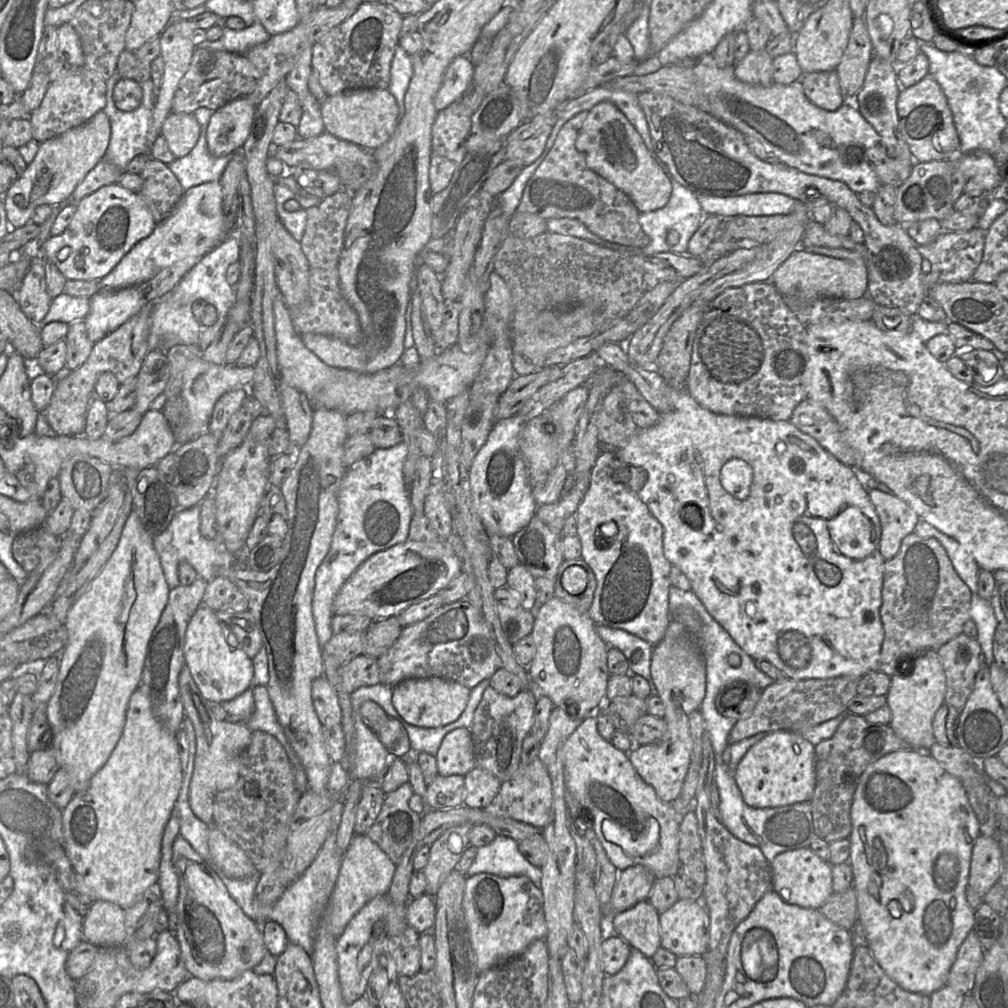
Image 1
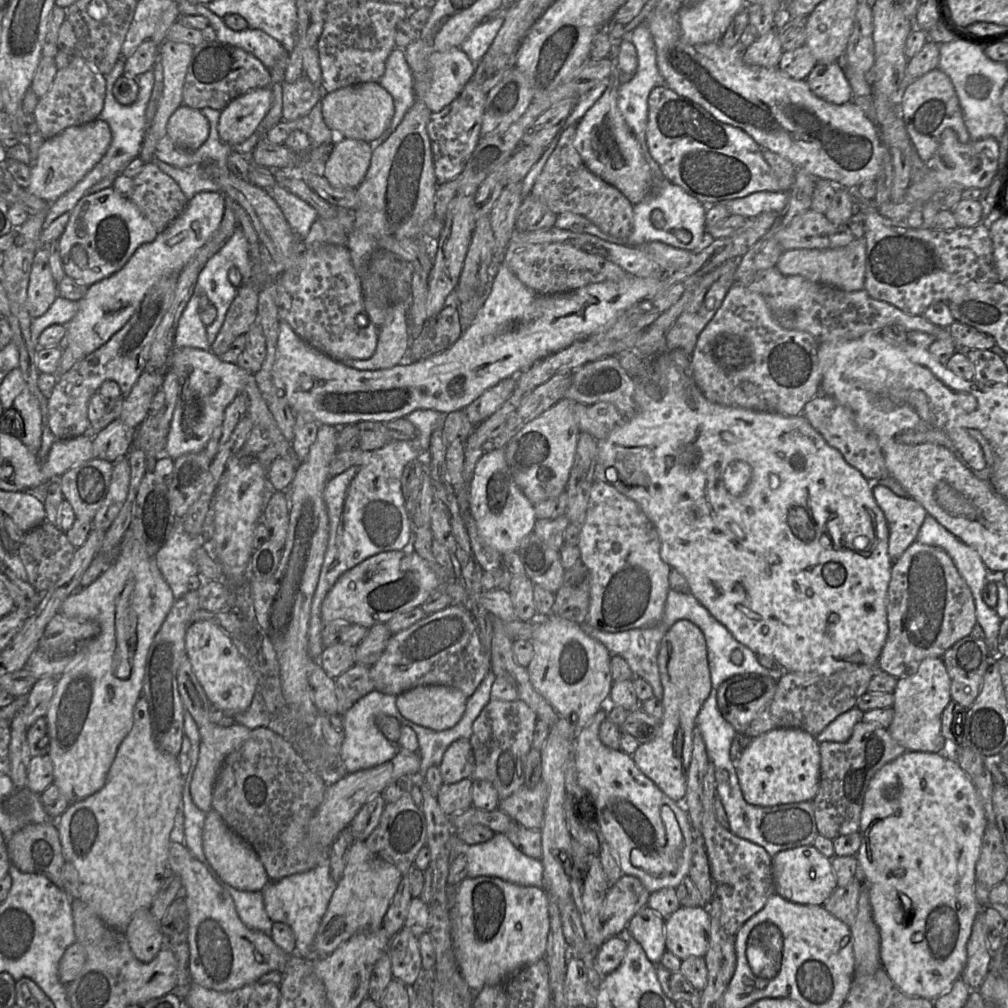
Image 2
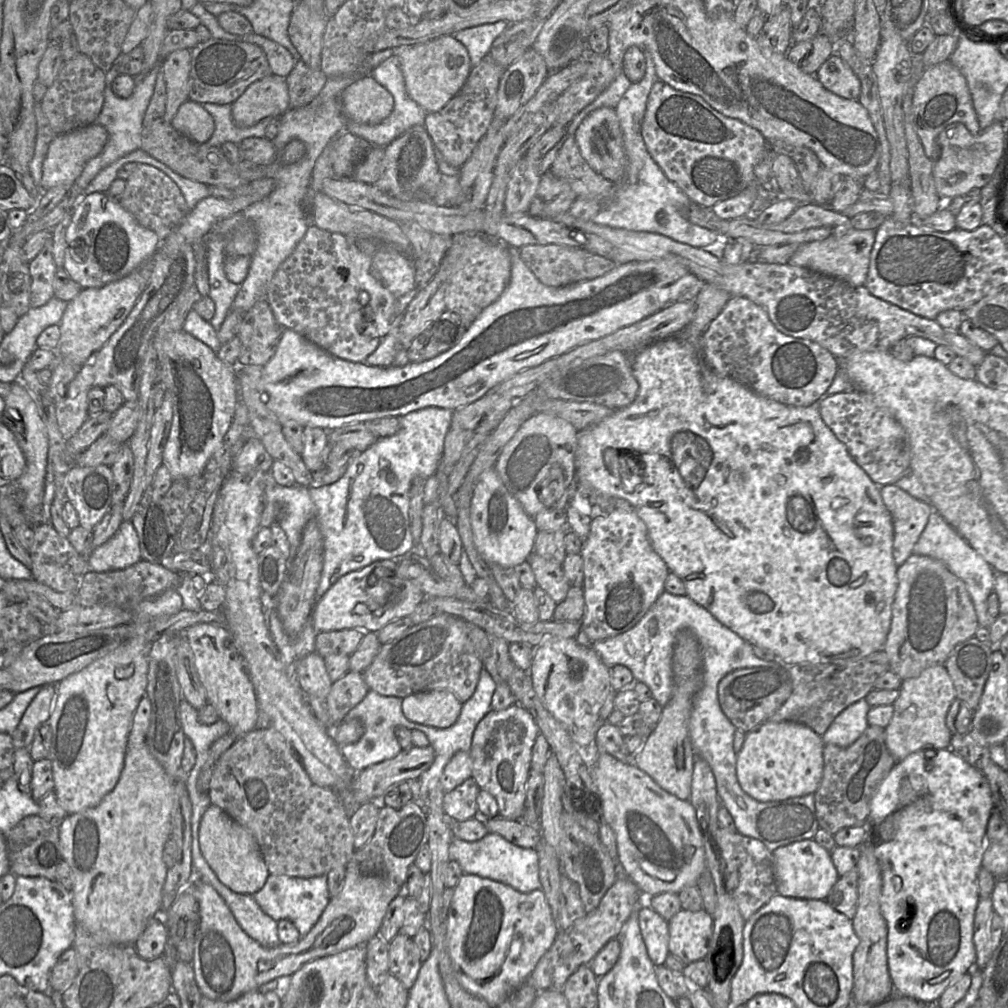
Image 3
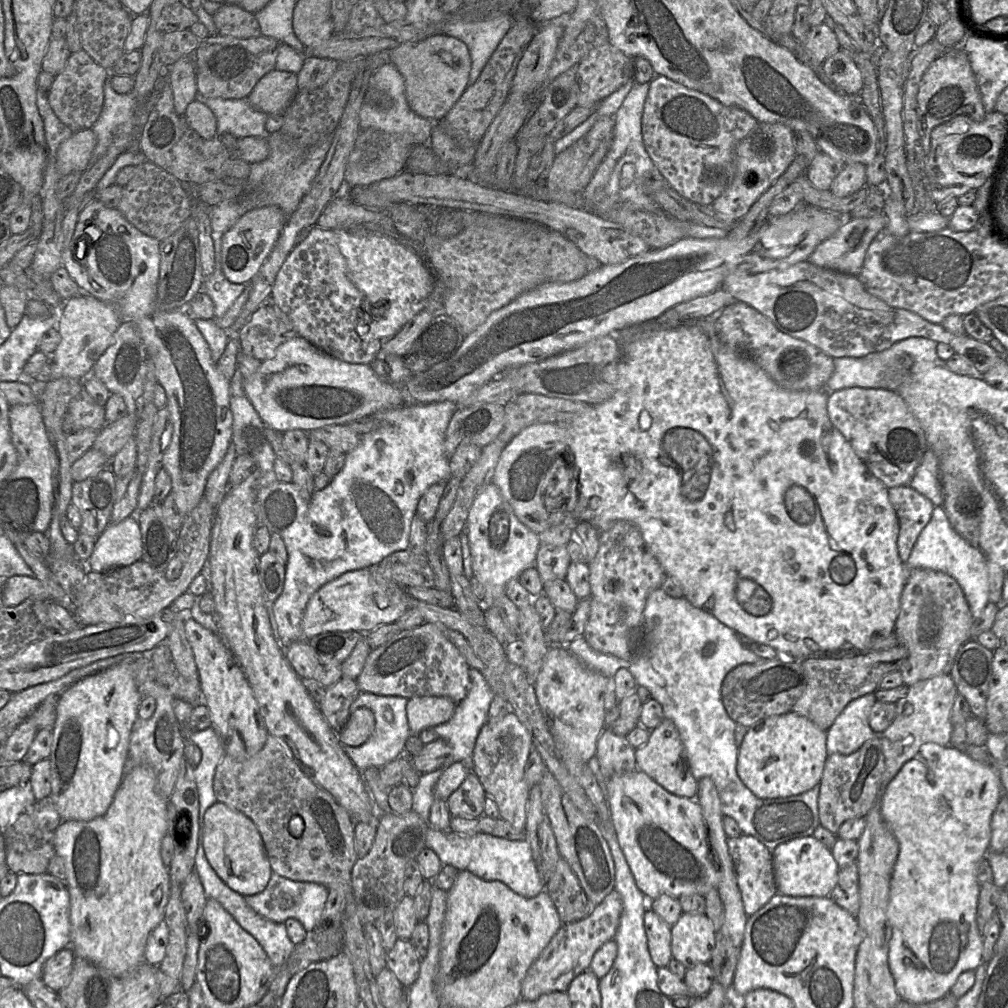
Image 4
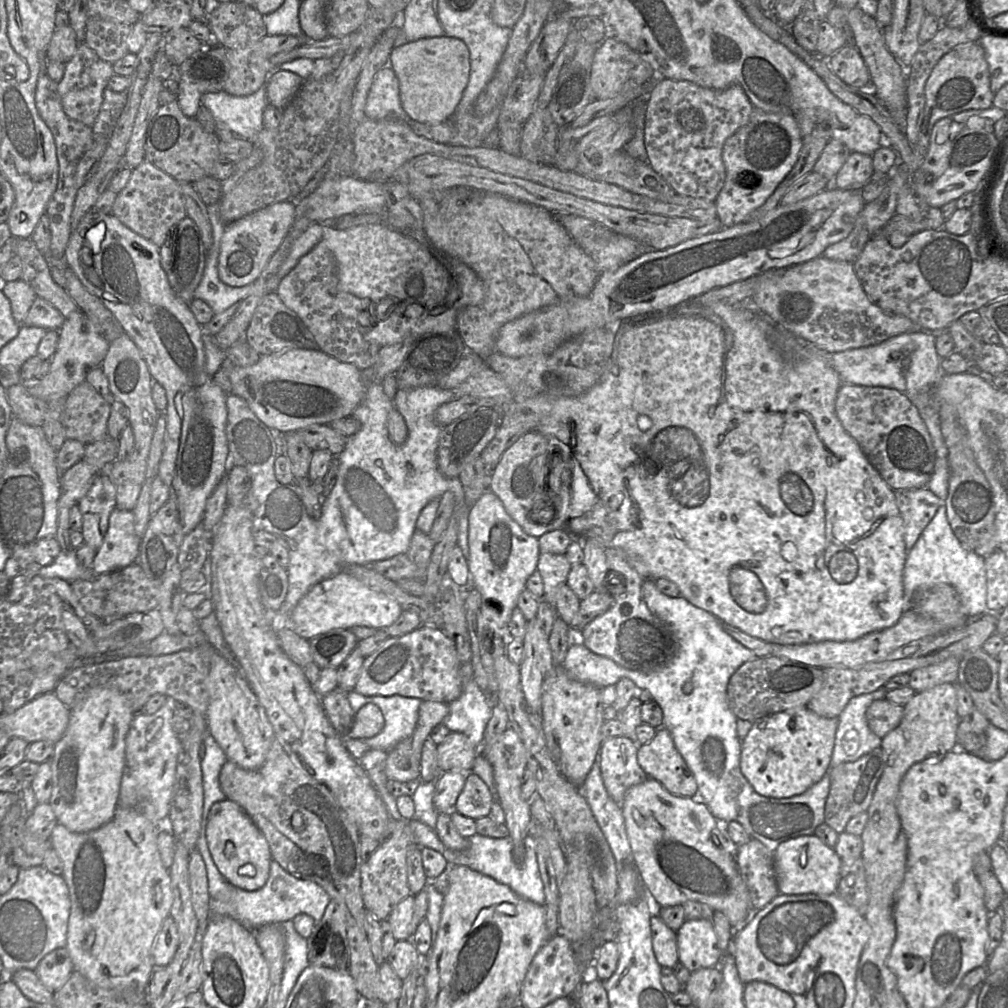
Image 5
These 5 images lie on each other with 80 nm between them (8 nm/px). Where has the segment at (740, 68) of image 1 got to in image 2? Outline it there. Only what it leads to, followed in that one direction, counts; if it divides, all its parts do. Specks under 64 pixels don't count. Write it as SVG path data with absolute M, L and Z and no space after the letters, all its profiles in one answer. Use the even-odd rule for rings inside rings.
M776 28L758 37L744 53L743 61L747 65L765 68L777 67L783 54Z

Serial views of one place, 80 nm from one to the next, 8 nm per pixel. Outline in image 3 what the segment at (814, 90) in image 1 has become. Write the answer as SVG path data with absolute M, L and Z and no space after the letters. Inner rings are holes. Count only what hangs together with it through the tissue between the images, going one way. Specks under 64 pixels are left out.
M835 52L819 67L815 76L830 92L846 99L858 99L860 81Z

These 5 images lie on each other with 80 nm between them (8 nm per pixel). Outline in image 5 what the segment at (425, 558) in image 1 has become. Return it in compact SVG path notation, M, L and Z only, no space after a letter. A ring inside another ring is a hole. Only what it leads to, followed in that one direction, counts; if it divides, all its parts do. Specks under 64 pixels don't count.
M340 573L315 584L293 609L290 625L286 626L309 641L334 629L351 629L354 626L386 629L402 612L401 605L385 593L370 588L349 573Z

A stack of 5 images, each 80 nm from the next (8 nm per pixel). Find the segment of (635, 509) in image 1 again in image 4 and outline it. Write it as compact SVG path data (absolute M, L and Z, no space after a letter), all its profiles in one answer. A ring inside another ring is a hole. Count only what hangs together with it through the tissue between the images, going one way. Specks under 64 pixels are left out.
M626 520L614 522L609 529L599 533L599 549L595 558L588 563L591 587L590 613L583 637L594 650L624 660L640 655L644 644L644 609L651 591L660 587L666 573L655 556L647 548L639 528Z

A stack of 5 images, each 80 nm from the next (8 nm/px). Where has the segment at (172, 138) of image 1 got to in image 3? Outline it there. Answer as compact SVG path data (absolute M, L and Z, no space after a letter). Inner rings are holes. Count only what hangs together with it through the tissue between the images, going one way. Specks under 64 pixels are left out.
M191 100L180 106L171 124L179 133L197 143L206 143L215 130L212 115L202 104Z

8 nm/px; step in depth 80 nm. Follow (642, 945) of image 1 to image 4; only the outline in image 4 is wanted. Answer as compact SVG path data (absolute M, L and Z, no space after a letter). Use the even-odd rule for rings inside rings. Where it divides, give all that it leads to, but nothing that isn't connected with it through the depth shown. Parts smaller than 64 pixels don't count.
M648 908L644 914L644 927L652 961L658 968L667 967L672 959L672 926Z

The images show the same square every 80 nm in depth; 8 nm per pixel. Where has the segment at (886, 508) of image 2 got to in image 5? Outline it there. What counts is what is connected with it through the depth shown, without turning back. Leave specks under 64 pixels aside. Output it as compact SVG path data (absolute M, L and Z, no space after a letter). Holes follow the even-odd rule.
M927 488L894 491L904 524L904 542L909 552L944 501Z

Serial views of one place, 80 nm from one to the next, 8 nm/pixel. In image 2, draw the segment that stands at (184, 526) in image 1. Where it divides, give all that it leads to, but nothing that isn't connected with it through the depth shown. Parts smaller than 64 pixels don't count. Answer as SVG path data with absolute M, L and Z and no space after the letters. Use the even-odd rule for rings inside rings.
M177 520L166 543L154 556L157 566L176 599L190 591L189 578L199 574L193 561L193 554L202 546L202 539L188 534L182 520Z

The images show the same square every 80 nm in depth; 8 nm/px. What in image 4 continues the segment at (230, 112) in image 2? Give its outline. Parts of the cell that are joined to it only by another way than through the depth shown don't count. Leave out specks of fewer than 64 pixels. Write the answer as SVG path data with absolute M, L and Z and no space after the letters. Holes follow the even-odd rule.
M275 69L258 81L247 99L254 109L267 115L283 114L297 92L297 75Z

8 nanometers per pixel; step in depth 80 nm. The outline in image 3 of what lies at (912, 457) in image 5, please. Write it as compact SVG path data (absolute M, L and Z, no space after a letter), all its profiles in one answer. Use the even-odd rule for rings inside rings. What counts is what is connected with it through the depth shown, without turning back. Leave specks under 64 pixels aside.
M862 391L840 392L824 395L818 407L824 423L874 483L895 484L910 473L912 452L908 435L894 414L874 397Z

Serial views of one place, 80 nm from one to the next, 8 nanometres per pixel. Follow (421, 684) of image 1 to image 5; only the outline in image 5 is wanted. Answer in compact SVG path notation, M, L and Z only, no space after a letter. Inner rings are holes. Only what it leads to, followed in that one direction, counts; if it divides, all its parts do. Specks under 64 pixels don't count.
M422 700L419 706L419 717L413 732L412 749L421 754L423 744L434 727L443 722L449 713L449 703Z

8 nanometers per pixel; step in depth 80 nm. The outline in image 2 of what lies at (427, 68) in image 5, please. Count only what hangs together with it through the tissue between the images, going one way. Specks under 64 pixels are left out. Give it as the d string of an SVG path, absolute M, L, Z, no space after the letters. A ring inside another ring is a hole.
M461 47L430 56L430 83L421 98L431 112L439 112L462 91L475 73L475 63Z

